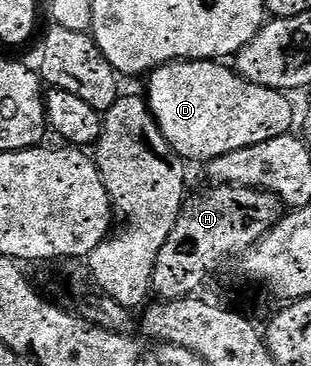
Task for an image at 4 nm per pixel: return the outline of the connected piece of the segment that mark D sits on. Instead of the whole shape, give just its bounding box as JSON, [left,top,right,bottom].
[144,59,295,163]

